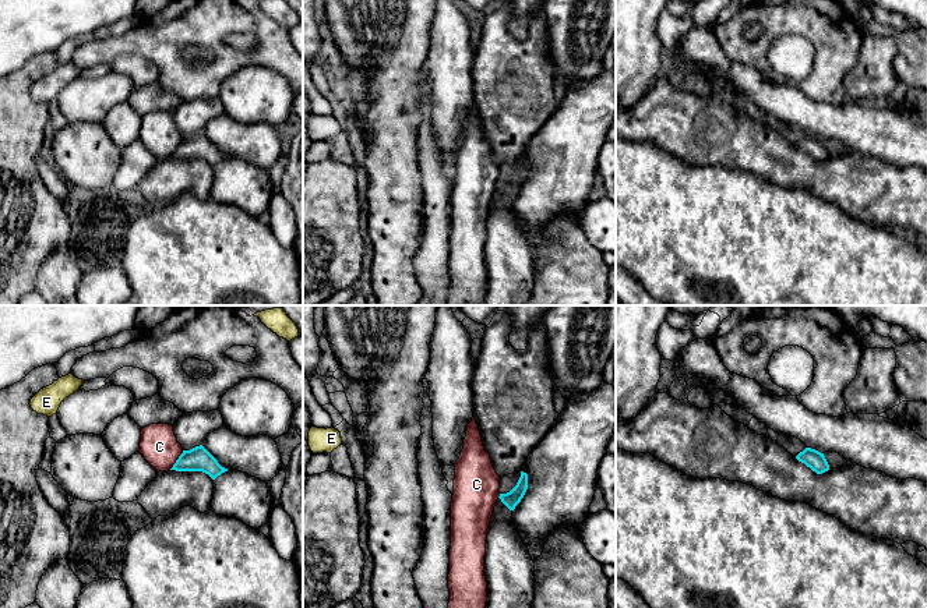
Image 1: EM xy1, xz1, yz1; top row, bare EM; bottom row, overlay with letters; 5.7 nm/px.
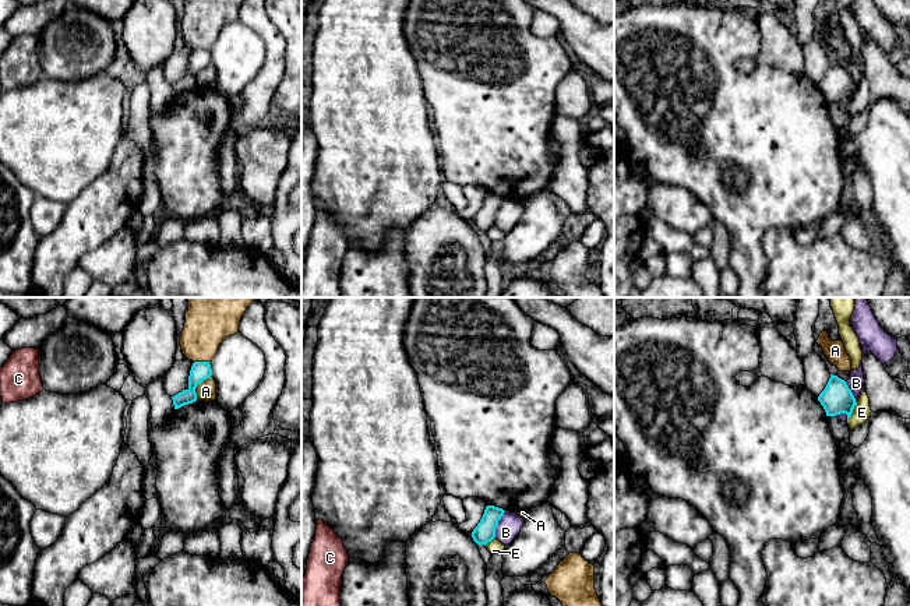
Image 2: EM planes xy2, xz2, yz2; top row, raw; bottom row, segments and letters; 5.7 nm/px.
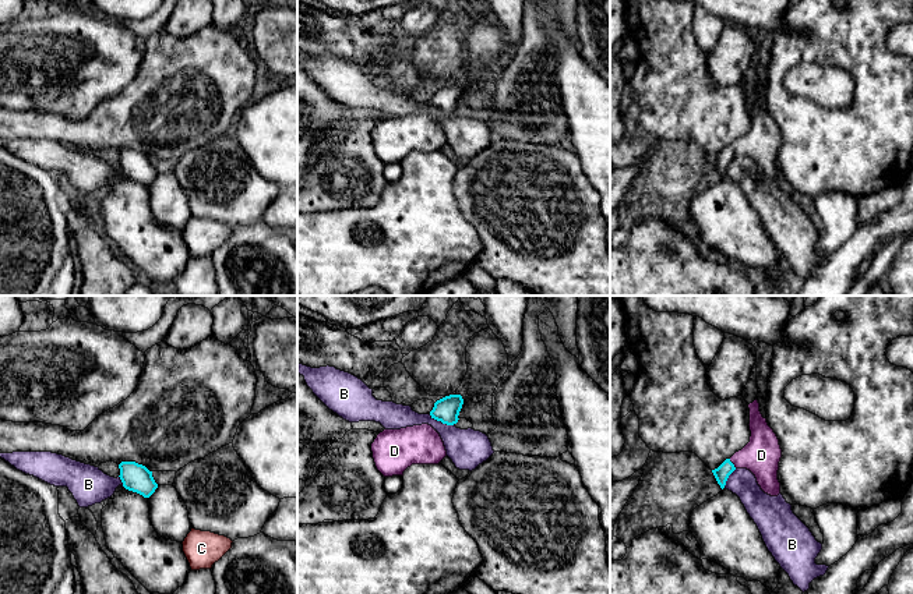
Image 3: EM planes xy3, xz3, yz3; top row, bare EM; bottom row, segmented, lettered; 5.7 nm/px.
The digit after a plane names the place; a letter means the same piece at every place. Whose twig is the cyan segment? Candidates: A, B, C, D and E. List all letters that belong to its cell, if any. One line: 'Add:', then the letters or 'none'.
Add: D

